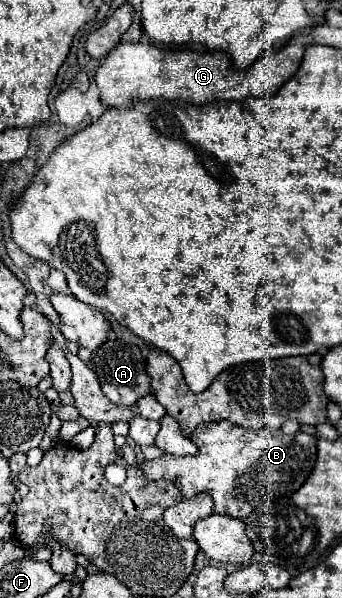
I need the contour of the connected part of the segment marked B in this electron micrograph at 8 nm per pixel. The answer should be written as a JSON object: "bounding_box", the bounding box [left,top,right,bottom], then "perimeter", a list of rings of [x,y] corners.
{"bounding_box":[139,421,317,519],"perimeter":[[[217,421],[199,425],[191,433],[191,441],[199,449],[195,455],[175,457],[165,453],[159,459],[143,459],[139,469],[147,481],[171,481],[185,499],[207,491],[213,497],[213,513],[235,519],[245,519],[265,501],[295,493],[309,477],[317,459],[317,439],[301,431],[295,435],[273,429],[251,431],[231,425],[231,421]]]}

